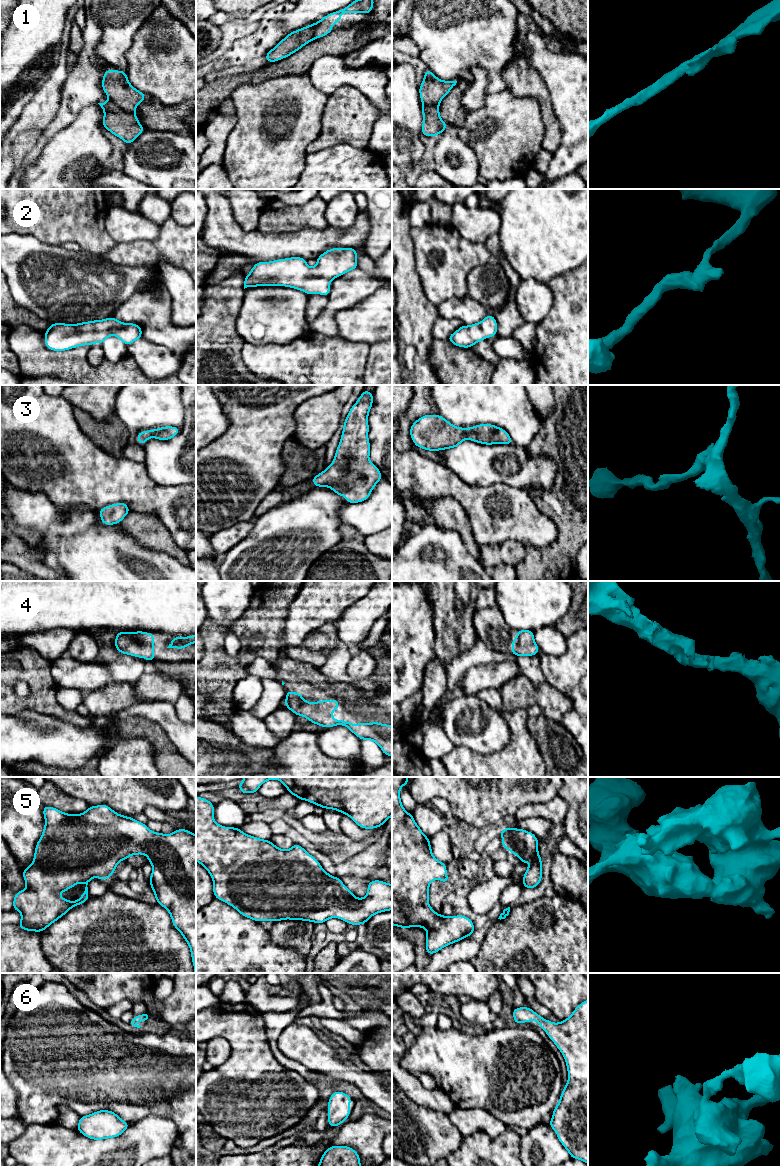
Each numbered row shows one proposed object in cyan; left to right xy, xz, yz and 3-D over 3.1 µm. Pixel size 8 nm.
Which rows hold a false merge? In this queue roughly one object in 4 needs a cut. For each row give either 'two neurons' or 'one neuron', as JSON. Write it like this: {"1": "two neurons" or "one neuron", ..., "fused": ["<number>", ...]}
{"1": "two neurons", "2": "one neuron", "3": "one neuron", "4": "one neuron", "5": "one neuron", "6": "one neuron", "fused": ["1"]}

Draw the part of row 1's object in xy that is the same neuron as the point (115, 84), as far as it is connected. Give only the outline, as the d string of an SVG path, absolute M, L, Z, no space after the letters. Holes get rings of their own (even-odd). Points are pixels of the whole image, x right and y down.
M107 69L101 86L110 101L129 113L135 114L137 105L146 100L145 94L130 84L126 71Z

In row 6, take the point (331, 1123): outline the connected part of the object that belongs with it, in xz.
M336 1091L330 1096L327 1113L330 1127L341 1125L349 1117L351 1113L349 1103L352 1101L352 1098L340 1091Z

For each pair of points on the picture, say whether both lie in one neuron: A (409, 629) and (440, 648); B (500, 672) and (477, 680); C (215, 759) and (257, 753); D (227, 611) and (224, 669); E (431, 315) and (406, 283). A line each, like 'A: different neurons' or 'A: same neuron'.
A: different neurons
B: same neuron
C: same neuron
D: different neurons
E: same neuron

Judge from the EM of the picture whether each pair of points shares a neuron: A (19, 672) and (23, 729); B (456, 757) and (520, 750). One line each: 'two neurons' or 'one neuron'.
A: two neurons
B: one neuron

